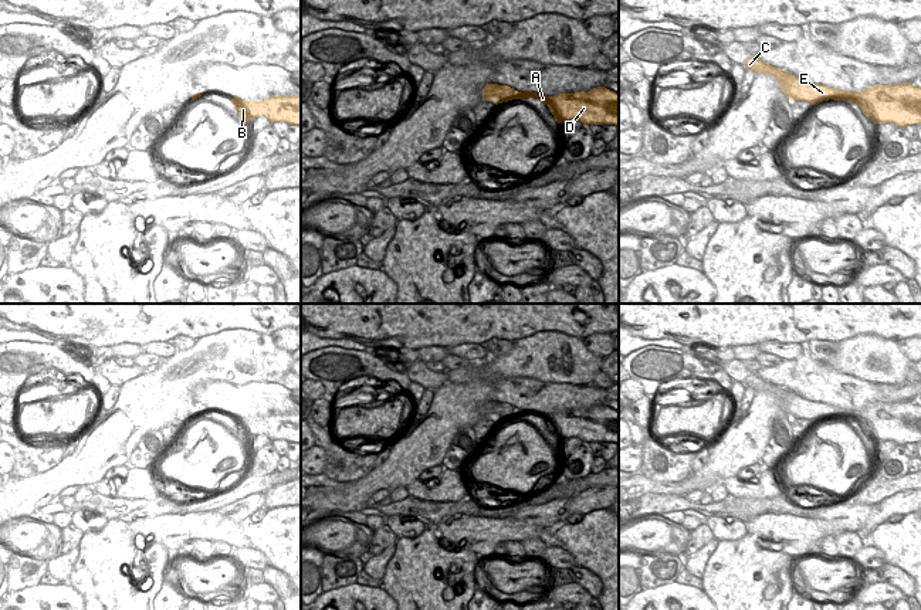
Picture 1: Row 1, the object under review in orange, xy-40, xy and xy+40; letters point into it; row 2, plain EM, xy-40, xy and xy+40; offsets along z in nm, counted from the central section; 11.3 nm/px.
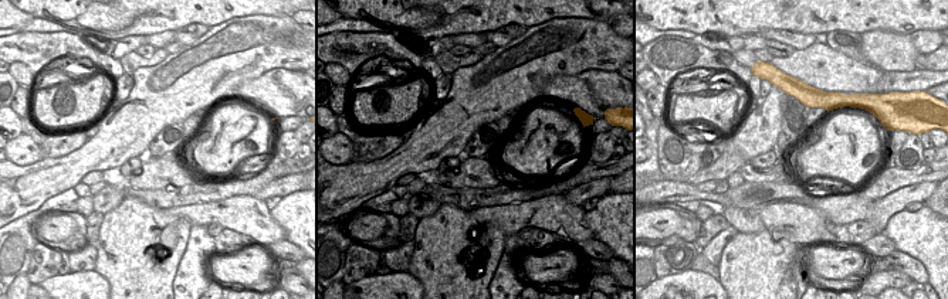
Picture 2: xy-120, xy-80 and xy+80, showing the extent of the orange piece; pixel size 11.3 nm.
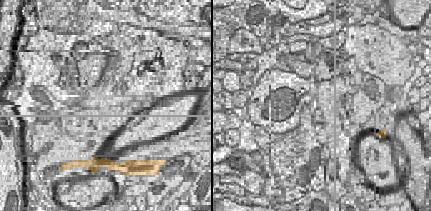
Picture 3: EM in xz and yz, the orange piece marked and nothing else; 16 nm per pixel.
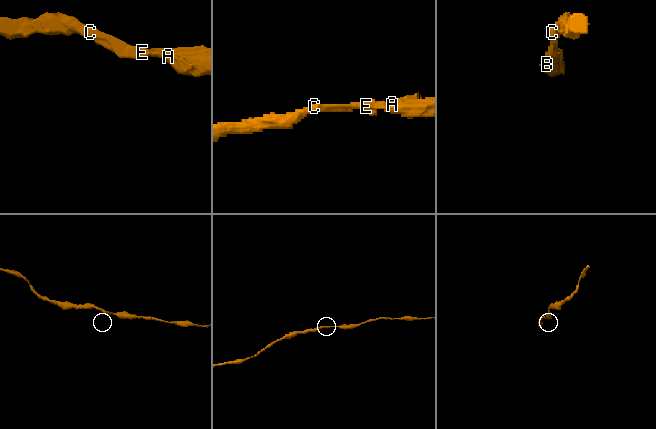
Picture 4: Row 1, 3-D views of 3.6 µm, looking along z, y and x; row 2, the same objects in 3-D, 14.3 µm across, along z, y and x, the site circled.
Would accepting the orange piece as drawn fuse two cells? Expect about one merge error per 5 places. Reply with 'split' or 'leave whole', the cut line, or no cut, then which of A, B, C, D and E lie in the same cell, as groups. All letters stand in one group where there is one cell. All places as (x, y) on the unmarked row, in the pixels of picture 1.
leave whole; no cut; A B C D E

